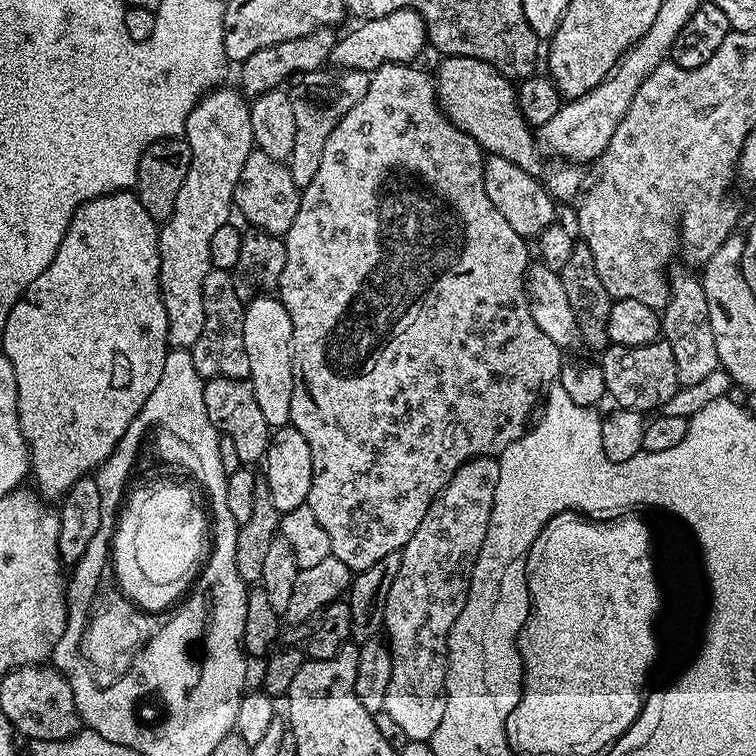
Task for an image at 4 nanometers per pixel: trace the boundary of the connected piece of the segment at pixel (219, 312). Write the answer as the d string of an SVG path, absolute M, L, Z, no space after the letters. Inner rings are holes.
M211 268L202 282L202 302L204 303L204 325L198 342L192 347L194 370L201 380L214 378L234 378L248 380L250 377L250 358L246 358L246 342L242 334L245 301L234 286L232 272L226 268Z

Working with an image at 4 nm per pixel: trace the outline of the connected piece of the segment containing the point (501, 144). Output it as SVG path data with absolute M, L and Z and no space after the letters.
M444 56L441 61L434 71L434 83L440 109L449 122L470 134L470 138L474 138L485 153L509 159L532 176L543 177L545 157L538 147L533 129L520 112L513 81L478 58Z

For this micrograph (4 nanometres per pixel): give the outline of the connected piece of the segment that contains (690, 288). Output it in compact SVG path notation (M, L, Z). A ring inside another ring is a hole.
M675 268L671 269L668 279L668 305L662 309L662 338L674 354L674 366L678 366L678 382L682 386L694 386L694 382L702 382L702 378L714 374L714 370L720 367L718 346L714 346L714 330L710 330L710 310L706 306L706 294L701 277L697 273L695 276L686 268Z

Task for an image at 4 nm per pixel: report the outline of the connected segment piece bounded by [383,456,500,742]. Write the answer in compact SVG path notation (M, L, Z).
M490 456L467 460L456 471L430 510L426 510L422 526L418 526L408 545L401 551L401 569L389 586L383 631L386 633L386 643L392 650L392 673L390 686L386 686L384 711L394 718L398 726L402 726L409 740L431 741L439 733L442 714L446 714L444 679L448 673L448 639L454 622L462 614L462 606L466 606L468 588L472 585L472 571L482 550L487 527L490 526L499 473L499 459Z

